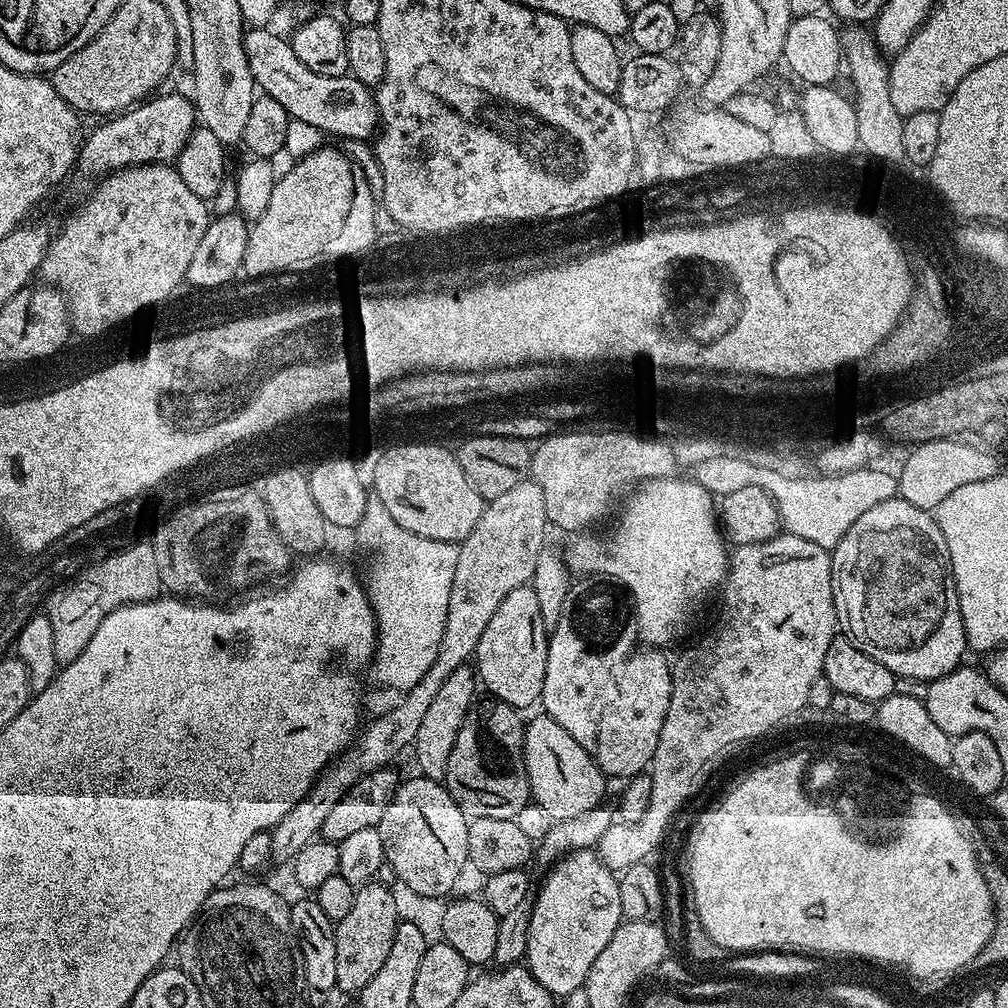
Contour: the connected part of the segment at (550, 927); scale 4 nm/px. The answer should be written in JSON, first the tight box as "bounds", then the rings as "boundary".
{"bounds":[526,850,622,998],"boundary":[[[592,850],[569,852],[549,872],[552,873],[545,878],[536,900],[534,896],[531,901],[532,921],[528,931],[526,967],[532,971],[532,977],[547,992],[552,993],[553,997],[563,998],[583,989],[586,978],[590,974],[590,966],[594,966],[594,958],[602,954],[606,942],[614,938],[614,930],[618,930],[618,926],[622,923],[618,898],[620,881],[617,873],[611,872]]]}

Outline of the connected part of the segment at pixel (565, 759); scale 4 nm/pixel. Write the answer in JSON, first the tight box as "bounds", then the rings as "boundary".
{"bounds":[522,715,605,821],"boundary":[[[539,715],[524,725],[522,763],[531,803],[542,806],[553,821],[574,818],[576,814],[586,814],[586,810],[601,807],[605,773],[601,772],[592,755],[569,732],[562,730],[552,716]]]}

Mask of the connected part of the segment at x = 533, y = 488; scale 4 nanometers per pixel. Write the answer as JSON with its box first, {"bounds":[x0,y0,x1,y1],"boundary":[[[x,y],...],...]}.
{"bounds":[270,478,547,865],"boundary":[[[530,478],[522,480],[518,486],[506,490],[498,498],[489,501],[479,516],[474,530],[459,545],[458,563],[450,588],[447,606],[446,626],[443,628],[442,642],[433,666],[422,679],[409,688],[397,708],[374,719],[355,744],[336,758],[320,773],[311,790],[300,799],[281,822],[270,830],[270,858],[284,865],[294,859],[304,846],[312,842],[320,833],[323,822],[334,805],[353,787],[361,777],[378,768],[387,767],[406,747],[415,743],[418,728],[422,724],[435,694],[453,670],[463,667],[474,655],[477,644],[486,625],[490,622],[498,605],[511,590],[527,585],[533,576],[539,552],[544,547],[544,530],[547,526],[545,504],[542,502],[541,488]]]}

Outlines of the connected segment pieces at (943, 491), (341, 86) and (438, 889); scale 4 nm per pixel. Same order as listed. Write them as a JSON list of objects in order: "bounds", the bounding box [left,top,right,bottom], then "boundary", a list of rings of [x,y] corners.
[{"bounds":[899,438,998,510],"boundary":[[[955,438],[927,445],[917,451],[916,456],[908,452],[903,457],[904,465],[900,468],[899,499],[910,502],[910,506],[935,510],[958,484],[966,486],[970,482],[982,482],[997,475],[998,470],[992,464],[992,459],[989,459],[988,451],[982,448],[976,452],[975,446],[975,443]]]},{"bounds":[244,27,378,142],"boundary":[[[249,27],[245,31],[244,53],[255,87],[263,95],[274,98],[274,102],[279,102],[292,120],[316,127],[325,137],[341,136],[344,142],[368,142],[373,139],[378,128],[378,113],[369,85],[347,74],[314,74],[314,70],[298,62],[298,54],[294,54],[291,43],[285,37],[275,36],[267,28]]]},{"bounds":[378,774,469,898],"boundary":[[[423,774],[417,777],[417,780],[408,780],[405,784],[403,781],[397,787],[396,795],[386,806],[386,814],[382,814],[378,829],[384,847],[384,858],[387,867],[390,866],[396,871],[395,879],[399,883],[410,886],[411,890],[414,890],[421,898],[444,896],[455,886],[464,864],[466,868],[469,863],[466,842],[469,817],[465,816],[463,810],[457,806],[441,781],[430,780]]]}]

